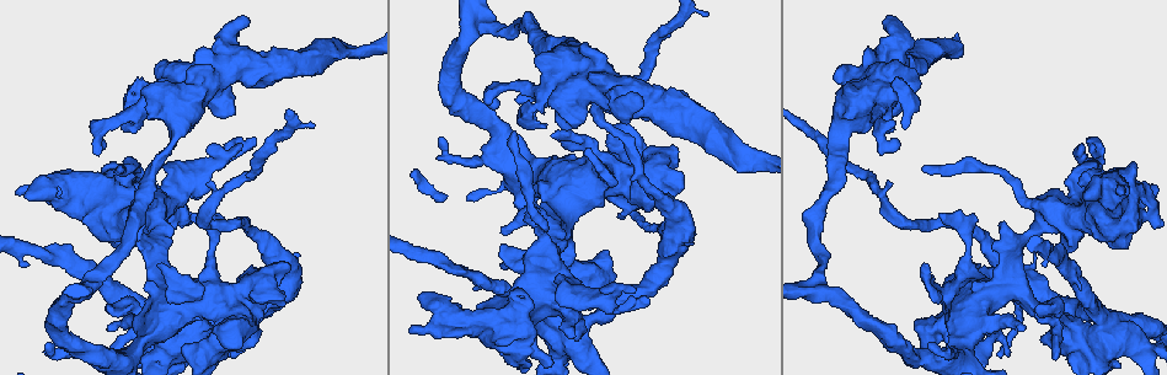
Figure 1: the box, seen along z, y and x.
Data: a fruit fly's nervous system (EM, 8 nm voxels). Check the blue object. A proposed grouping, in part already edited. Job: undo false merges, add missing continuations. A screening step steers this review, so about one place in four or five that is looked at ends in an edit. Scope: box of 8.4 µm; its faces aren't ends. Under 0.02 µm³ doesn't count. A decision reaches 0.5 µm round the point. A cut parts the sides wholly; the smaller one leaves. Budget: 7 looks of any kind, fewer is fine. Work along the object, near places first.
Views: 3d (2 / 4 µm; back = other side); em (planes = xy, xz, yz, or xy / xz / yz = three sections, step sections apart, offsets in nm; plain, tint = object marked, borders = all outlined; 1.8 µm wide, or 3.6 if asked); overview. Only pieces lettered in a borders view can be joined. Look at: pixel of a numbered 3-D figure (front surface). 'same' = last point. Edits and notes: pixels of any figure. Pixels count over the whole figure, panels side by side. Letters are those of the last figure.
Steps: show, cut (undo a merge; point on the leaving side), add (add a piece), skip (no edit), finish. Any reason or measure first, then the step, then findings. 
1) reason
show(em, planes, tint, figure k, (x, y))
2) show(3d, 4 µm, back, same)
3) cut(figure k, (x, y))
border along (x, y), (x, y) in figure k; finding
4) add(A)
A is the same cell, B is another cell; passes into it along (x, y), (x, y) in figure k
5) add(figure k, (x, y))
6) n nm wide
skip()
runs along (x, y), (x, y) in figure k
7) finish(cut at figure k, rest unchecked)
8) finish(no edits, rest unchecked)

looks like a crossing
show(3d, 2 µm, back, figure 1, (565, 256))

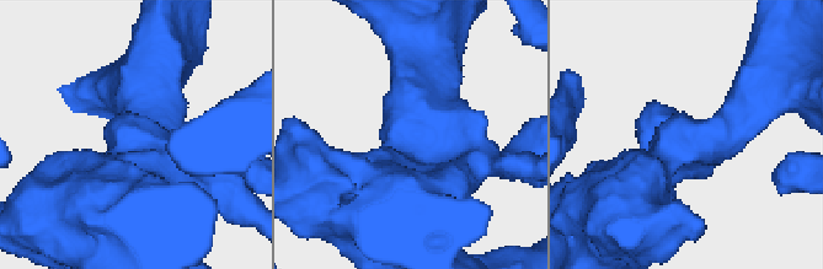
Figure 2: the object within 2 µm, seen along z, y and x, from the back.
show(em, yz, step 8, borders, figure 2, (681, 136))

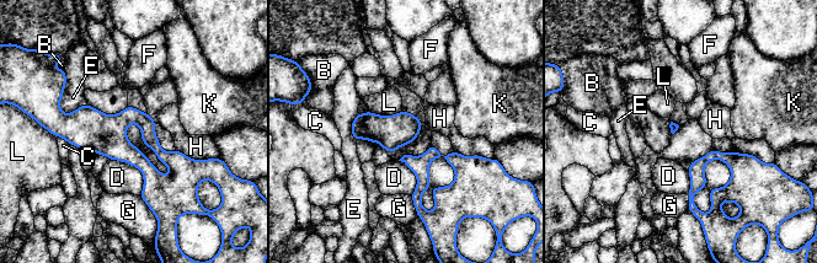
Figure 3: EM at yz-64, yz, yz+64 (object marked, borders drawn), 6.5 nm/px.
skip()
B, C, D, E, F, G, H, K and L are other cells; runs along (59, 116), (156, 178), (196, 164) in figure 3; one cell here

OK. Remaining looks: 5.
show(em, 3.6 µm, planes, tint, figure 1, (217, 301))

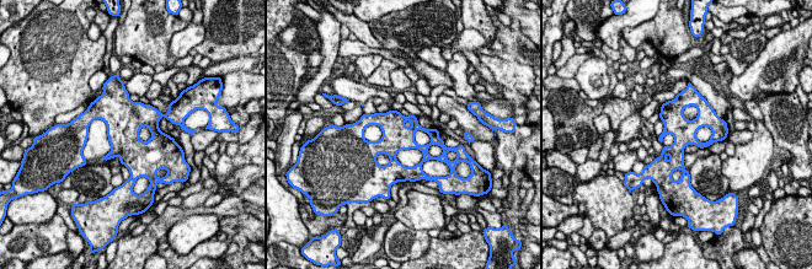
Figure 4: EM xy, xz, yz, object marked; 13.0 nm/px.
show(em, 3.6 µm, planes, borders, same)

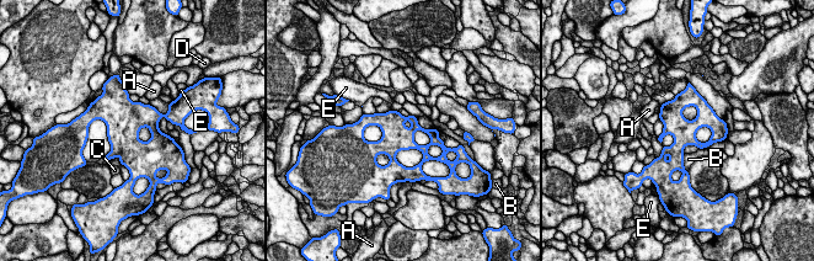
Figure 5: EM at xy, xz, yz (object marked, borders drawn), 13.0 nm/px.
skip()
A, B, C, D and E are other cells; one cell here

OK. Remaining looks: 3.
sharp bend
show(3d, 4 µm, figure 1, (605, 100))

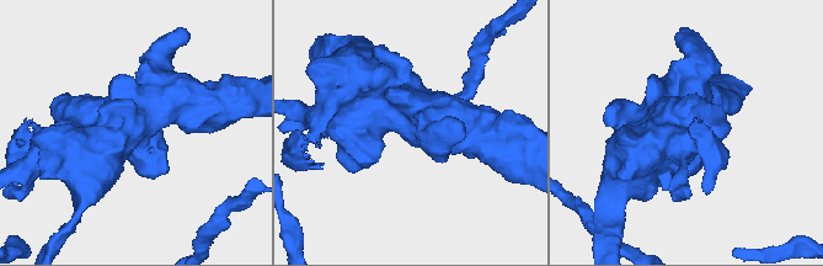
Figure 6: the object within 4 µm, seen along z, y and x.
show(em, 3.6 µm, planes, plain, figure 6, (414, 127))

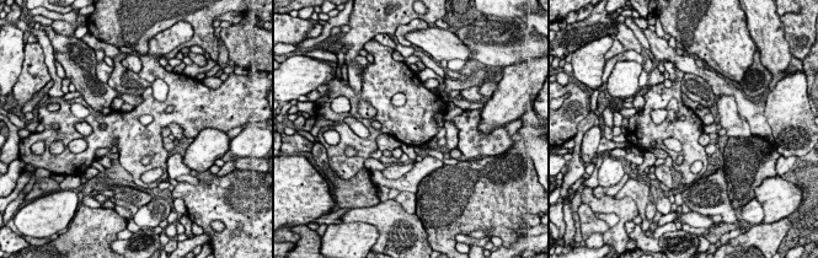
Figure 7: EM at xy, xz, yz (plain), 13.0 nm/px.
show(em, 3.6 µm, planes, borders, same)

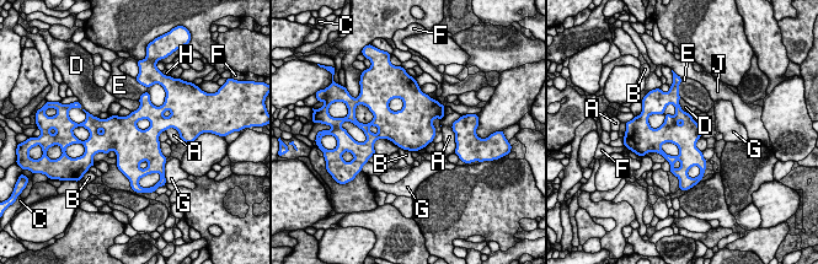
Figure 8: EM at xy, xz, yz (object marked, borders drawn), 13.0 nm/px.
skip()
A, B, C, D, E, F, G, H and J are other cells; continuous, no second cell

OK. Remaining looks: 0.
finish(no edits, rest unchecked)

